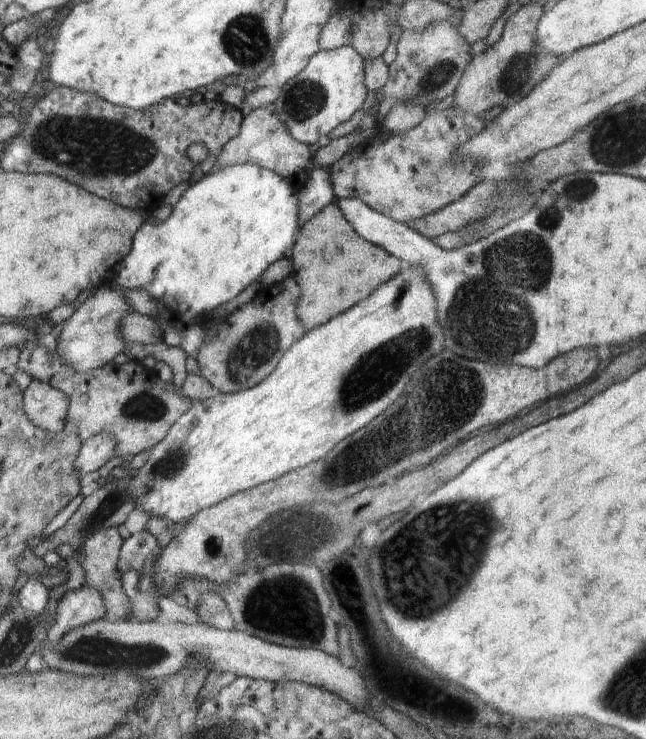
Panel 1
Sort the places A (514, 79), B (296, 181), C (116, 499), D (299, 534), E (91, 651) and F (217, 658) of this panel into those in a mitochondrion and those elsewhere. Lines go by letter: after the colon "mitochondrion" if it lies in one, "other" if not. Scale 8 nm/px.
A: mitochondrion
B: other
C: mitochondrion
D: mitochondrion
E: mitochondrion
F: other

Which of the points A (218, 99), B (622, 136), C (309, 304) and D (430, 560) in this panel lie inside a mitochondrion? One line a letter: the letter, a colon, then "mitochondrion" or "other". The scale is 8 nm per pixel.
A: other
B: mitochondrion
C: other
D: mitochondrion

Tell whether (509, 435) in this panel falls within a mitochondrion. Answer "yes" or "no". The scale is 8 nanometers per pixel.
no

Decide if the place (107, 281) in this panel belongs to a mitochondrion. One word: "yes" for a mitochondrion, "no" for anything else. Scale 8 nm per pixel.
no

